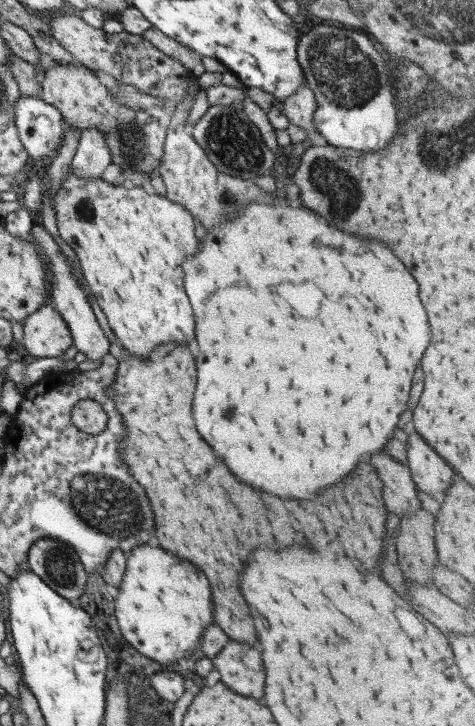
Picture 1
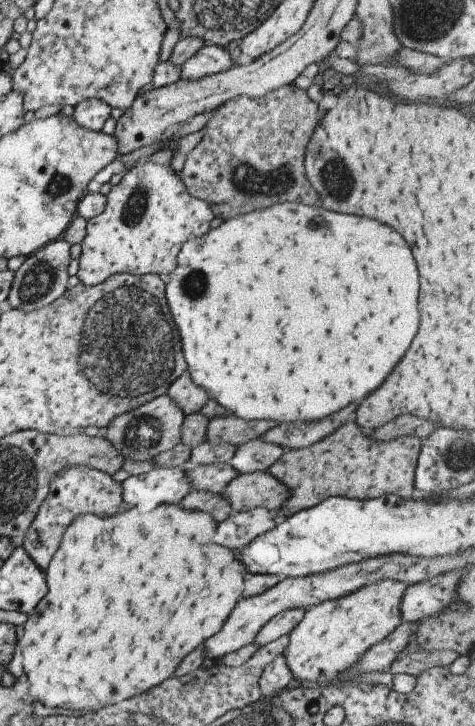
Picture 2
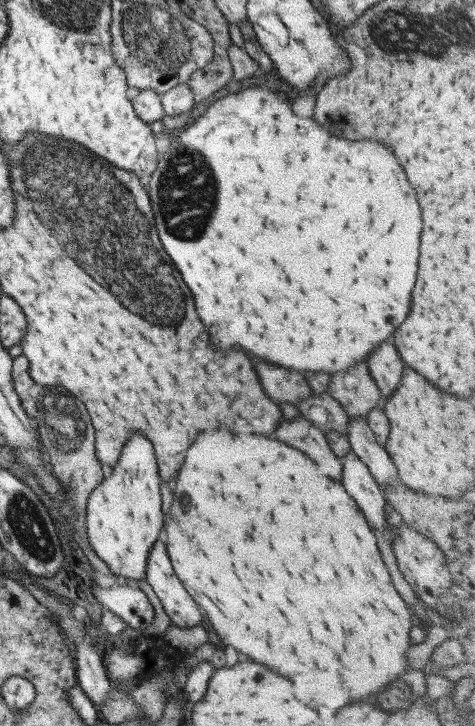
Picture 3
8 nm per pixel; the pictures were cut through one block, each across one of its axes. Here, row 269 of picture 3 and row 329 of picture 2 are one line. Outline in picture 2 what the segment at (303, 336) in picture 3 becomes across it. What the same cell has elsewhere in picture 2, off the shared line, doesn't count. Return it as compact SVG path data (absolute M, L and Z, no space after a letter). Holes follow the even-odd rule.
M297 202L273 204L263 210L255 210L237 218L223 222L221 226L209 229L199 238L191 238L183 243L176 256L175 268L168 274L169 282L164 284L165 300L171 310L171 318L179 332L181 354L187 364L186 372L193 384L201 386L208 398L215 400L228 414L241 420L273 420L283 422L315 422L321 416L333 414L343 406L365 398L373 392L393 366L405 354L411 338L417 330L417 270L413 256L401 236L389 226L383 226L369 218L347 216L337 212L327 212L315 206L303 206Z

